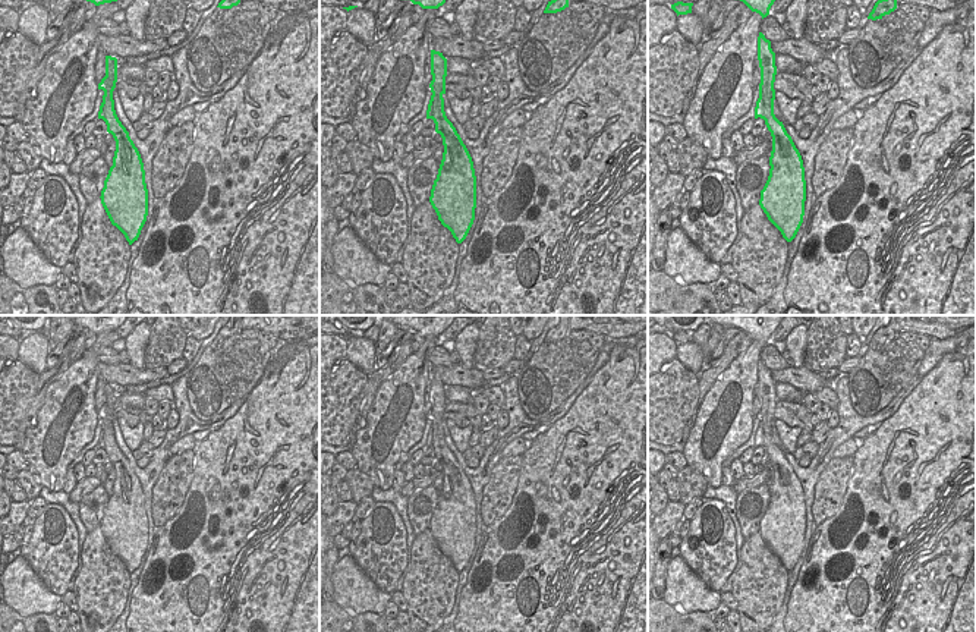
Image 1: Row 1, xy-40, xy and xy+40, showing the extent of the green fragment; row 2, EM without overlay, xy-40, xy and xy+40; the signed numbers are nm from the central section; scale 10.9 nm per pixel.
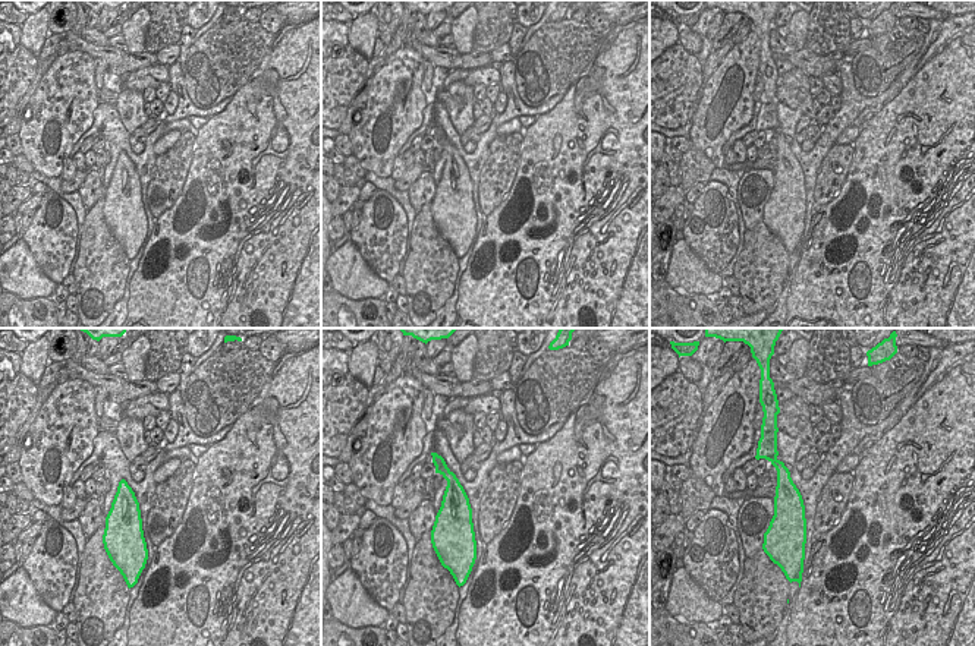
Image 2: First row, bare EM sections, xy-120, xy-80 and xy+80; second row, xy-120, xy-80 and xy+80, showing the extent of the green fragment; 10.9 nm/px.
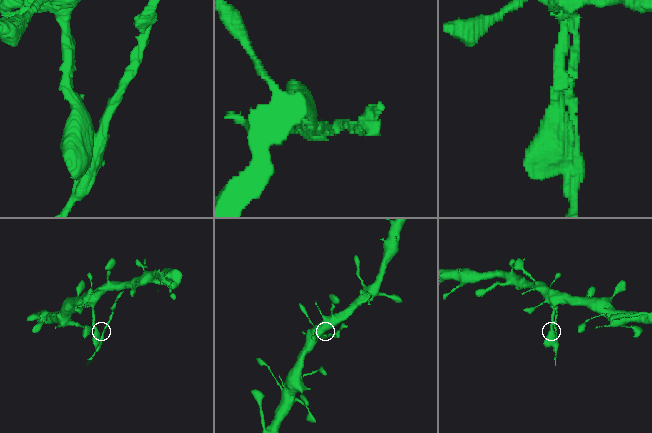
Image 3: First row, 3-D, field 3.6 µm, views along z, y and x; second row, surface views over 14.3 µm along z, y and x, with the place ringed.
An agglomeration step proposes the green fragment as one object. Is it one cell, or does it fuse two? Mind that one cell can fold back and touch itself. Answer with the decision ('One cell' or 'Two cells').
Two cells

